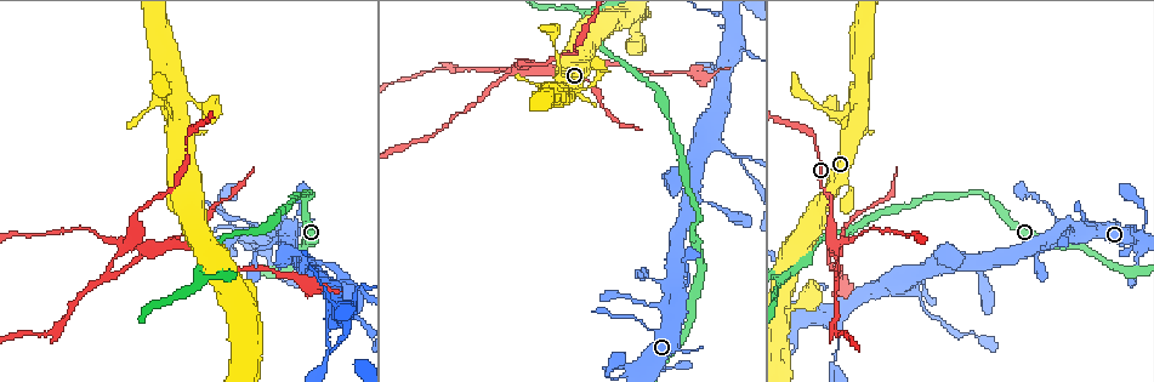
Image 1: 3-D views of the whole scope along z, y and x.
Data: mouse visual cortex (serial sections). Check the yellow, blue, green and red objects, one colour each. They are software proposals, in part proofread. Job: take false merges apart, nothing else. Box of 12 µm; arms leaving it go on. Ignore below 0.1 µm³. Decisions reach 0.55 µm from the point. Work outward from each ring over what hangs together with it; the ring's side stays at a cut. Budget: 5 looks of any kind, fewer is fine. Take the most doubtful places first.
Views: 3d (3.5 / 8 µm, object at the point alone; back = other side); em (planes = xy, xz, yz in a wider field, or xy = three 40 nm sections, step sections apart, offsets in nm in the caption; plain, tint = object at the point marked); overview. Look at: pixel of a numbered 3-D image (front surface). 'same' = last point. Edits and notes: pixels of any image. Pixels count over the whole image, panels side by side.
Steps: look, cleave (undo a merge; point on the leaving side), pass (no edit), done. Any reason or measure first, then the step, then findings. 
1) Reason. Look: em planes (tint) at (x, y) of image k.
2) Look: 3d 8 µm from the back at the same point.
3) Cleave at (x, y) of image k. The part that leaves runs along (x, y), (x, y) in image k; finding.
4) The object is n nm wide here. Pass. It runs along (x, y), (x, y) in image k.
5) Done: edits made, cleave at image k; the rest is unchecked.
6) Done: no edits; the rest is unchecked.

Four or more arms meet. Look: 3d 3.5 µm at (518, 68) of image 1.

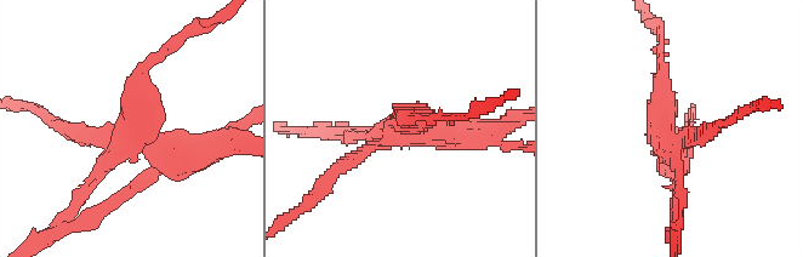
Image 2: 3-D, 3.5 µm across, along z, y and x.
Look: em xy step 2 (plain) at (132, 136) of image 2.

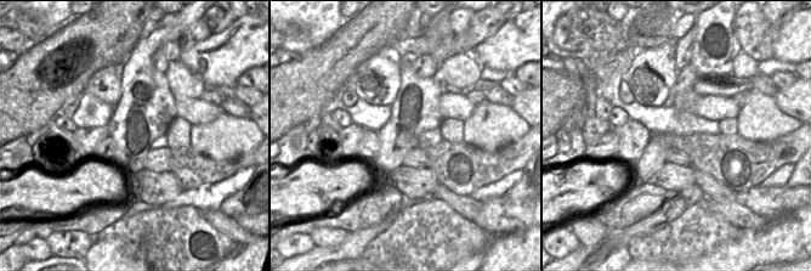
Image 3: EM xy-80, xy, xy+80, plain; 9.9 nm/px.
Look: em xy step 2 (tint) at the same point.

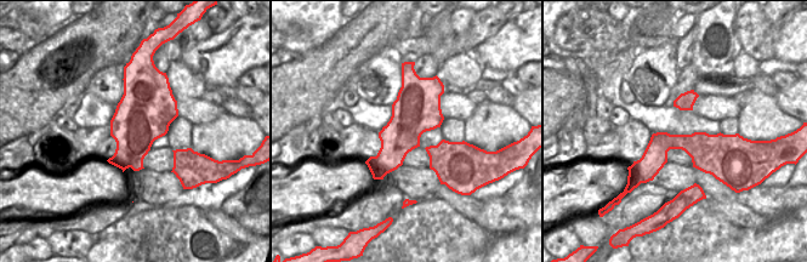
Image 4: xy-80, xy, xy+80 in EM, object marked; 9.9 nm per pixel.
Cleave at (454, 146) of image 2. A border runs along (655, 134), (665, 134), (671, 148) in image 4; two cells meet here.

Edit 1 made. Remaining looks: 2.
Three arms meet. Look: 3d 3.5 µm from the back at (792, 270) of image 1.

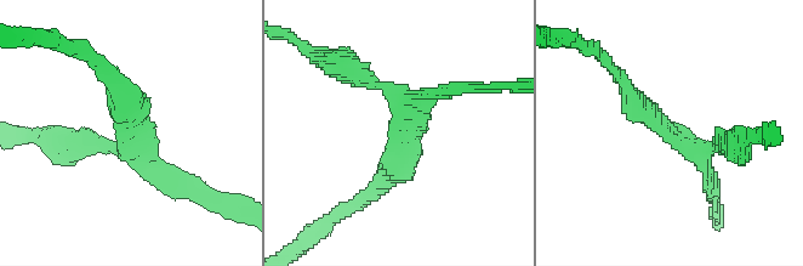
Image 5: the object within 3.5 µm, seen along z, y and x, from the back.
3 arms meet here; the arms are 150, 200, 250 nm wide. Look: em xy step 3 (tint) at (675, 134) of image 5.

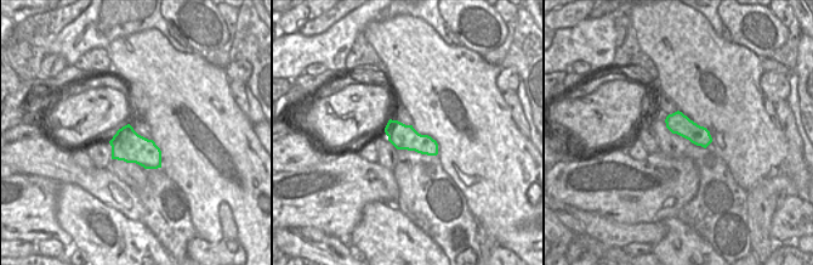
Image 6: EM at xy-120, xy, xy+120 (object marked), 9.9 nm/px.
Pass. It runs along (622, 81), (682, 137), (712, 186) in image 5; all the same cell.

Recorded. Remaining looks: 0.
Done: edits made, cleave at image 2; the rest is unchecked.

